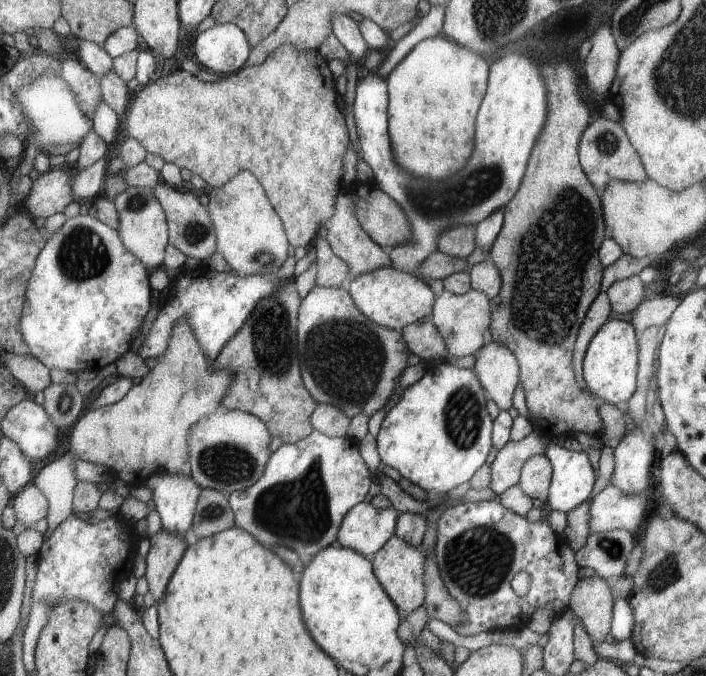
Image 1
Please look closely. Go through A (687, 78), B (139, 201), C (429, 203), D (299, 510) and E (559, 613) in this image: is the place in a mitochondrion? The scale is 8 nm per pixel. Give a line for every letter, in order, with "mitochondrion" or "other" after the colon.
A: mitochondrion
B: mitochondrion
C: mitochondrion
D: mitochondrion
E: other

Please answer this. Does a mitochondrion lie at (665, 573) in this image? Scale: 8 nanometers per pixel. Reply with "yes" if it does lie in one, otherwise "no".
yes

